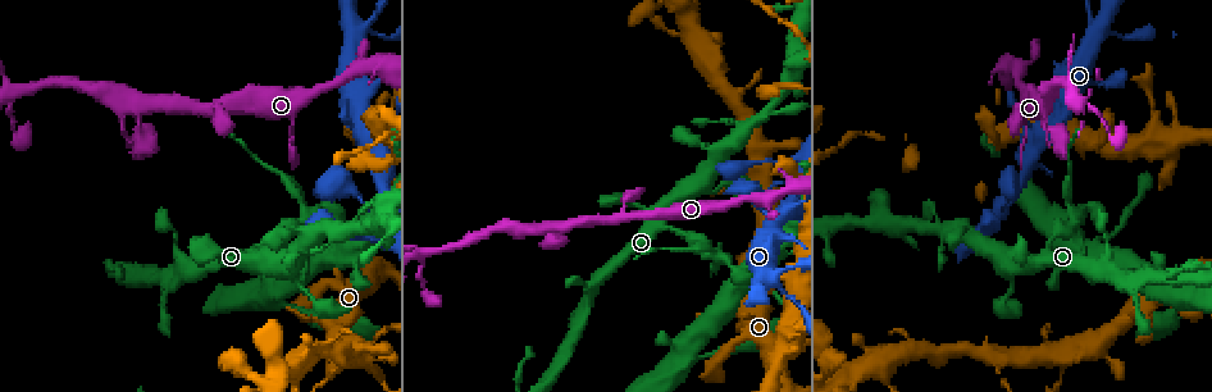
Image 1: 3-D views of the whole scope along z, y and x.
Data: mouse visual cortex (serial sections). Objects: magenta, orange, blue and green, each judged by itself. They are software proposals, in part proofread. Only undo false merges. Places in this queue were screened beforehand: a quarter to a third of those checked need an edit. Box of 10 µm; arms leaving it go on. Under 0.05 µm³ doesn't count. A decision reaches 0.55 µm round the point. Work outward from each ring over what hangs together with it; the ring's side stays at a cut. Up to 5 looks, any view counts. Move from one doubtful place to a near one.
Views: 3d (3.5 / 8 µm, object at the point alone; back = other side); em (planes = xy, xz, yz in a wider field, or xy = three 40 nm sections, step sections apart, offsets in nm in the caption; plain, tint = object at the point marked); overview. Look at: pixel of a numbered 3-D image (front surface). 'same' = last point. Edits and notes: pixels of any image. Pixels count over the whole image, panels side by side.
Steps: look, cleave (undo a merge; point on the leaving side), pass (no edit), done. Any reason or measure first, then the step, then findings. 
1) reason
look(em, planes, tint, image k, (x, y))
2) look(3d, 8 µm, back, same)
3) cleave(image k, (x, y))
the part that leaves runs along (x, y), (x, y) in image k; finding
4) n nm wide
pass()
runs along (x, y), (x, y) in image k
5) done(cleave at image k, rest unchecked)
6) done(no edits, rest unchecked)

calibre changes
look(3d, 8 µm, image 1, (1057, 234))

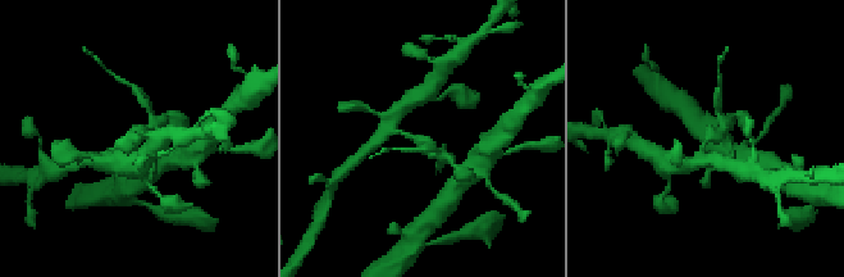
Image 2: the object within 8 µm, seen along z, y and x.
arms of 250, 250 nm; now the EM
look(em, xy, step 2, tint, same)

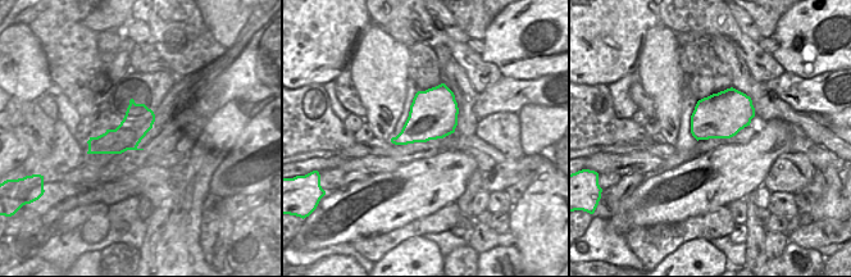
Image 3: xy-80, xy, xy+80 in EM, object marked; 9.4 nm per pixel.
cleave(image 2, (145, 103))
the part that leaves runs along (425, 145), (460, 172) in image 2; a second cell is stuck on

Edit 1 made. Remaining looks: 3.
look(overview)

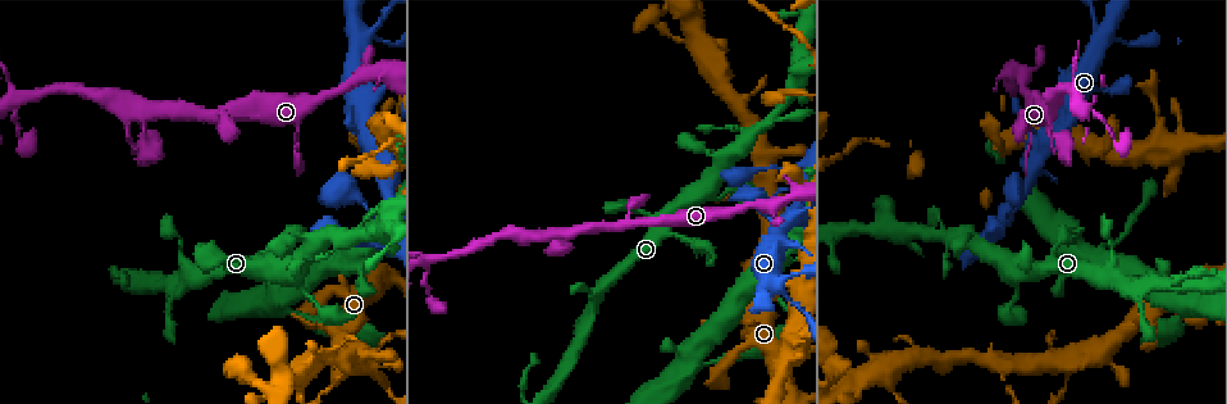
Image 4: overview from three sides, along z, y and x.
thick turns thin
look(3d, 3.5 µm, image 4, (620, 208))

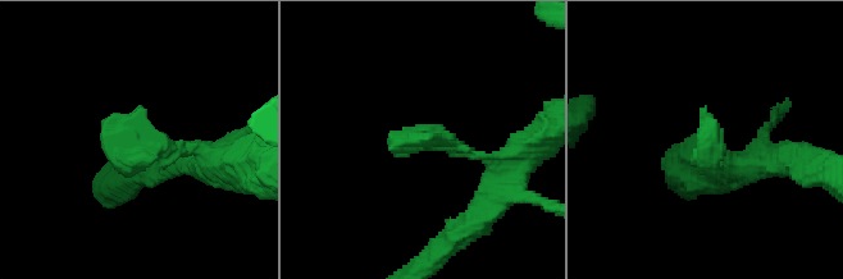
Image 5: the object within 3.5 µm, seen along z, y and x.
now the EM
look(em, xy, step 2, tint, image 5, (421, 139))

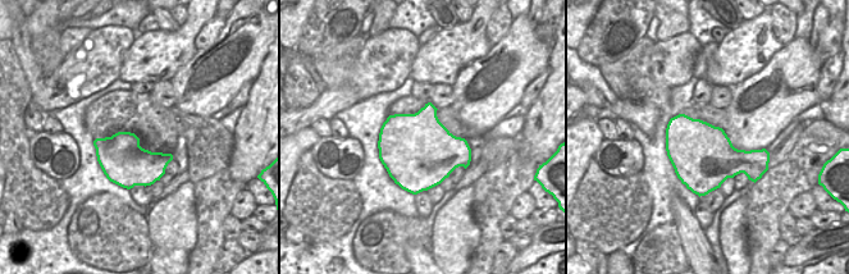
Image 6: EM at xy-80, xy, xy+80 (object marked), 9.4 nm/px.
pass()
runs along (214, 167), (104, 124) in image 5; all the same cell

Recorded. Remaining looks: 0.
done(cleave at image 2, rest unchecked)

